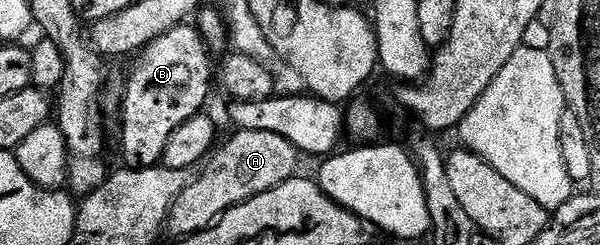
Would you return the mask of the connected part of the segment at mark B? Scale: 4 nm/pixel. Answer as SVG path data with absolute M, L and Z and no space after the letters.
M191 24L157 36L157 40L139 51L123 90L123 131L119 134L119 146L123 149L124 167L144 170L160 165L177 128L206 107L203 105L211 94L211 86L213 90L211 55L202 35Z

